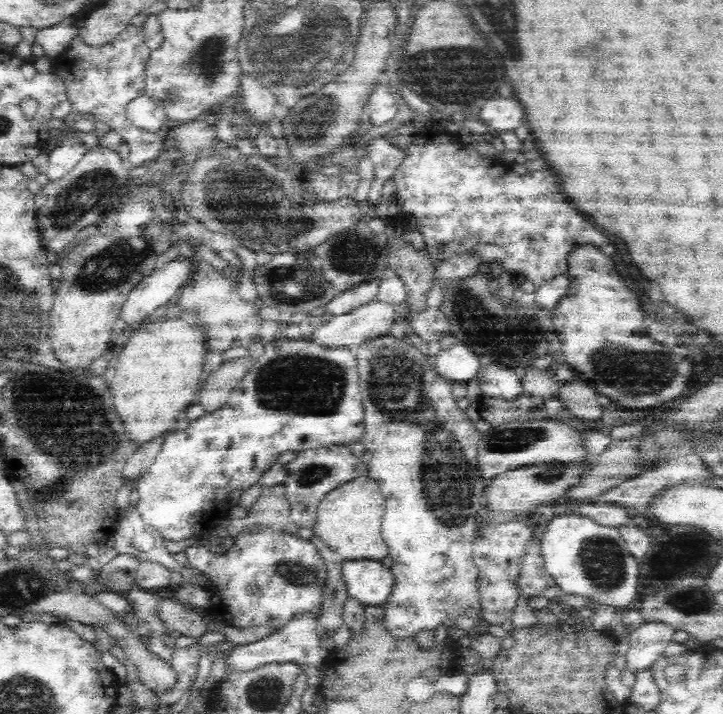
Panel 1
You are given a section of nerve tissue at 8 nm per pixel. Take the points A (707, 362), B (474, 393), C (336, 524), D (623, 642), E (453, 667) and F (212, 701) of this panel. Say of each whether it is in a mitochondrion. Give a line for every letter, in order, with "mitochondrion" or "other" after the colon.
A: other
B: other
C: other
D: other
E: other
F: other

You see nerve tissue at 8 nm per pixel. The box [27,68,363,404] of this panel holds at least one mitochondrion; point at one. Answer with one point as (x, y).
(89, 191)

